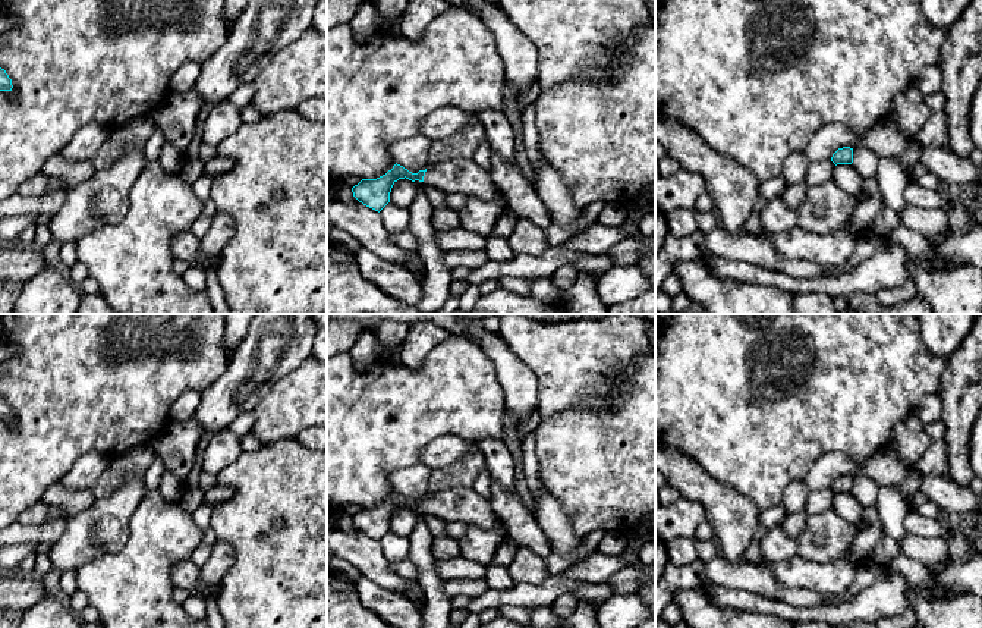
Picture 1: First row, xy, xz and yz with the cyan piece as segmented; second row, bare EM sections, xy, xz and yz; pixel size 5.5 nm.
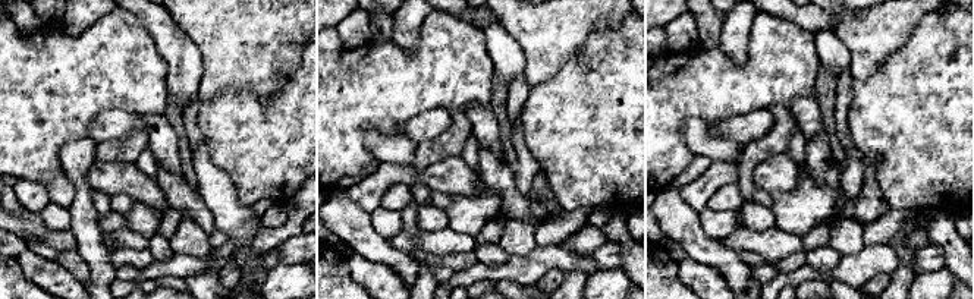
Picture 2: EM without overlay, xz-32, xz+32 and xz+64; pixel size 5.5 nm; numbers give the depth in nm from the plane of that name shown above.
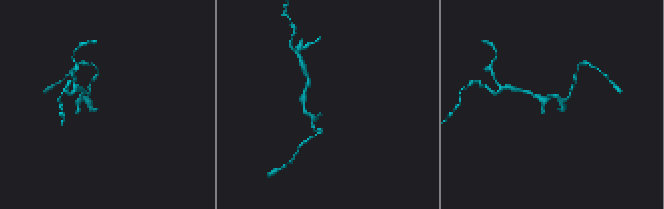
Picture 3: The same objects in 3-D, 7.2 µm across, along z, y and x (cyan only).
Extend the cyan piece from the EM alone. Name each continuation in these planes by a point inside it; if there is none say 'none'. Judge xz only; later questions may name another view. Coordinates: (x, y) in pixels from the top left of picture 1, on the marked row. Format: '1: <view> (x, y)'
1: xz (463, 176)

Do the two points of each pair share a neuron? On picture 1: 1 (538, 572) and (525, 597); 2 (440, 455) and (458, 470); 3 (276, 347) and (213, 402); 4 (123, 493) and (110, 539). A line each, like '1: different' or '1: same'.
1: different
2: different
3: same
4: same

